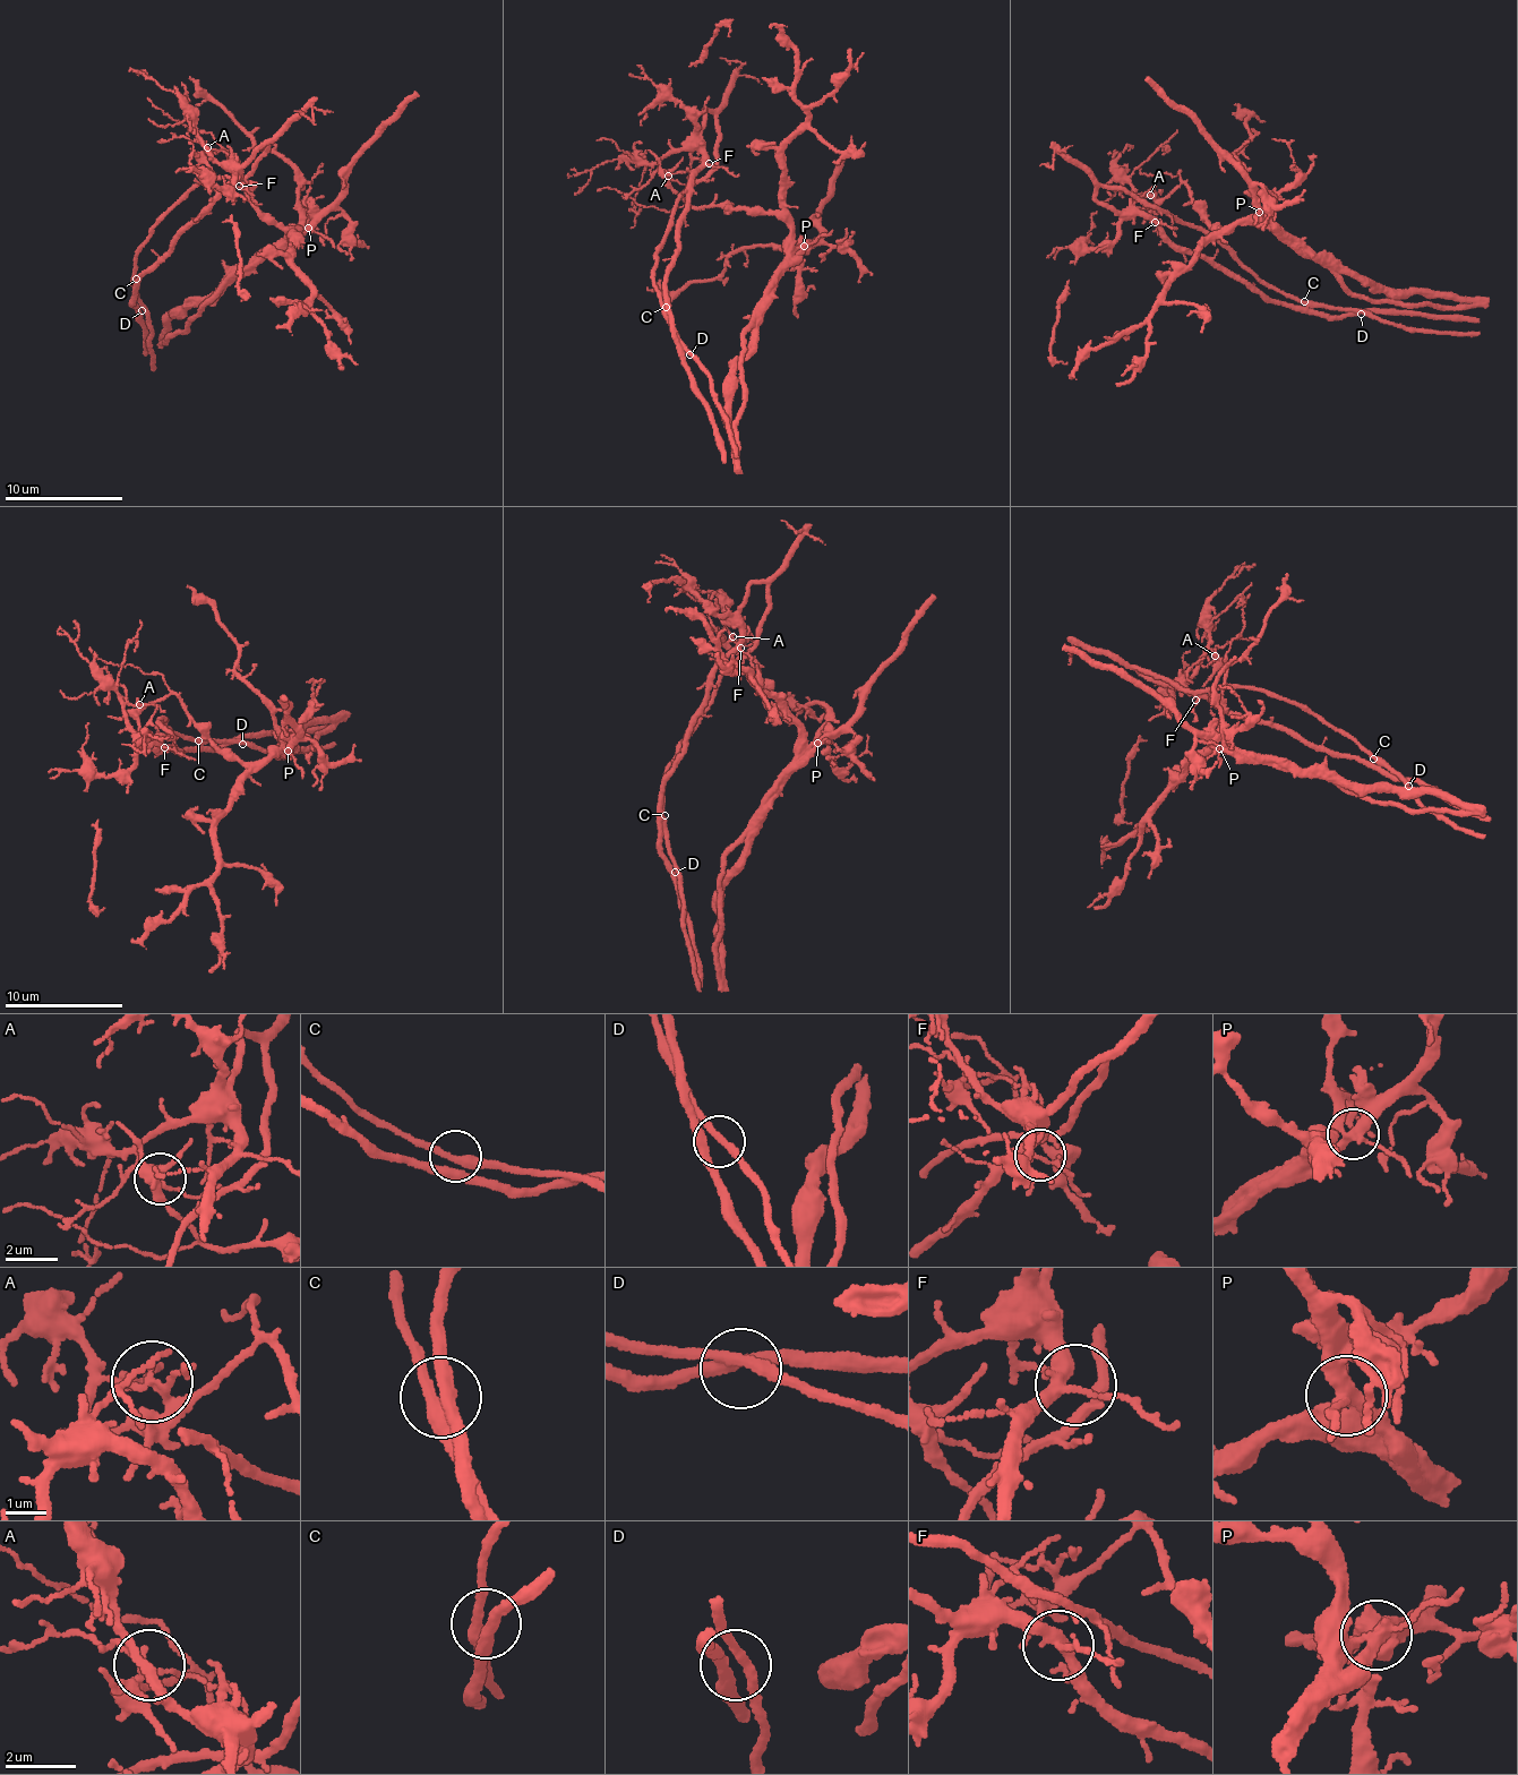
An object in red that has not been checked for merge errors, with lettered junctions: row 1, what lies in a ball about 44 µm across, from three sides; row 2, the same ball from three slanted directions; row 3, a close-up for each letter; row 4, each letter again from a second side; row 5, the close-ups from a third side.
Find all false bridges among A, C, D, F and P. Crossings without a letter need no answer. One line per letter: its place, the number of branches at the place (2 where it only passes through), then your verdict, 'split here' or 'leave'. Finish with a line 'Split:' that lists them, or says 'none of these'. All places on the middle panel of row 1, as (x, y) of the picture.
A: (668, 176) | 5 | split here
C: (666, 307) | 4 | leave
D: (689, 354) | 4 | leave
F: (709, 163) | 4 | leave
P: (804, 246) | 4 | split here
Split: A, P

